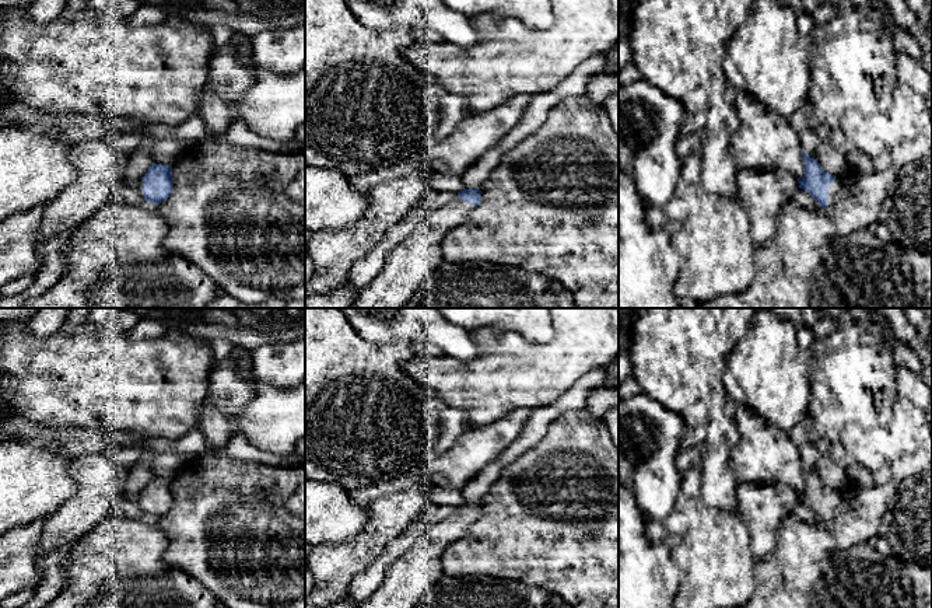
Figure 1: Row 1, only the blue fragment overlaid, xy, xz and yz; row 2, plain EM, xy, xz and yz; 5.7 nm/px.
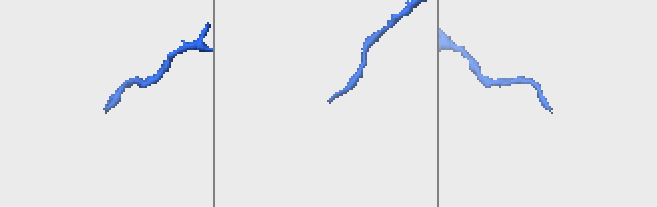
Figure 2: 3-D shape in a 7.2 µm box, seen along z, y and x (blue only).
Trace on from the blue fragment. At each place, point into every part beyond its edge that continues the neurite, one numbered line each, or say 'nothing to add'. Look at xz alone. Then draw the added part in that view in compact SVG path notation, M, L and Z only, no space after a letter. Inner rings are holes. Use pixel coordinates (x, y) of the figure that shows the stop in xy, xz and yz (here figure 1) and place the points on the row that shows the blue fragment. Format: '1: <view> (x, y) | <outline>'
1: xz (410, 262) | M458 196L431 210L386 256L378 276L350 308L403 308L421 283L445 262L442 241L476 206Z

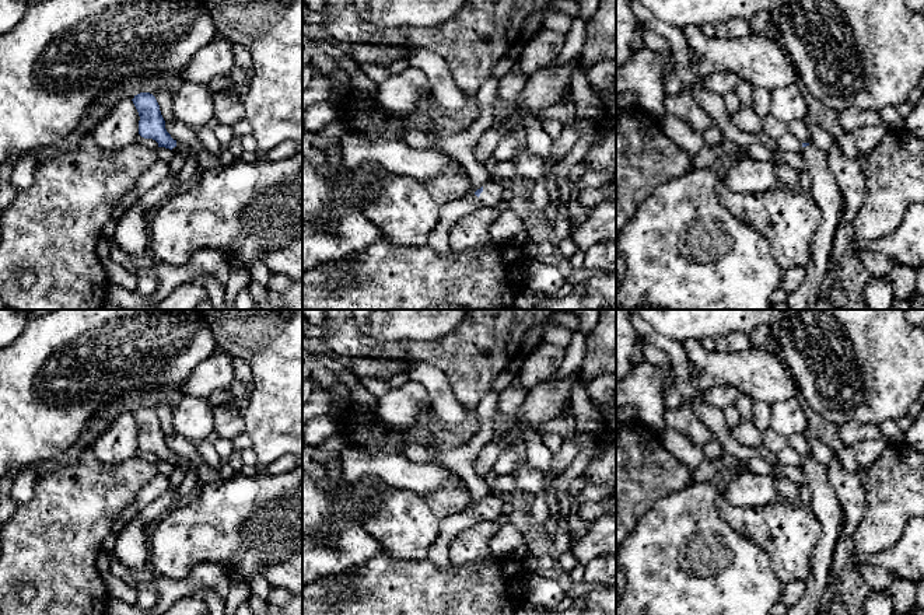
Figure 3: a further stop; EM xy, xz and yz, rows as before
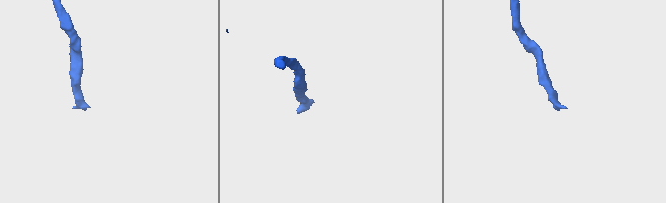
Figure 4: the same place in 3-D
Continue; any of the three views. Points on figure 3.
1: xz (492, 194) | M487 181L479 196L480 207L494 207L500 200L503 200L503 191L504 188L501 182Z

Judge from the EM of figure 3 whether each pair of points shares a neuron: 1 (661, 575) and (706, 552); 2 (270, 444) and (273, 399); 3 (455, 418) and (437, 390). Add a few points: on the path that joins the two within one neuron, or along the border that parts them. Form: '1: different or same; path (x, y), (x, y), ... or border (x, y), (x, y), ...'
1: same; path (672, 575), (686, 570), (695, 563)
2: same; path (273, 433), (273, 411)
3: same; path (450, 411), (441, 397)

